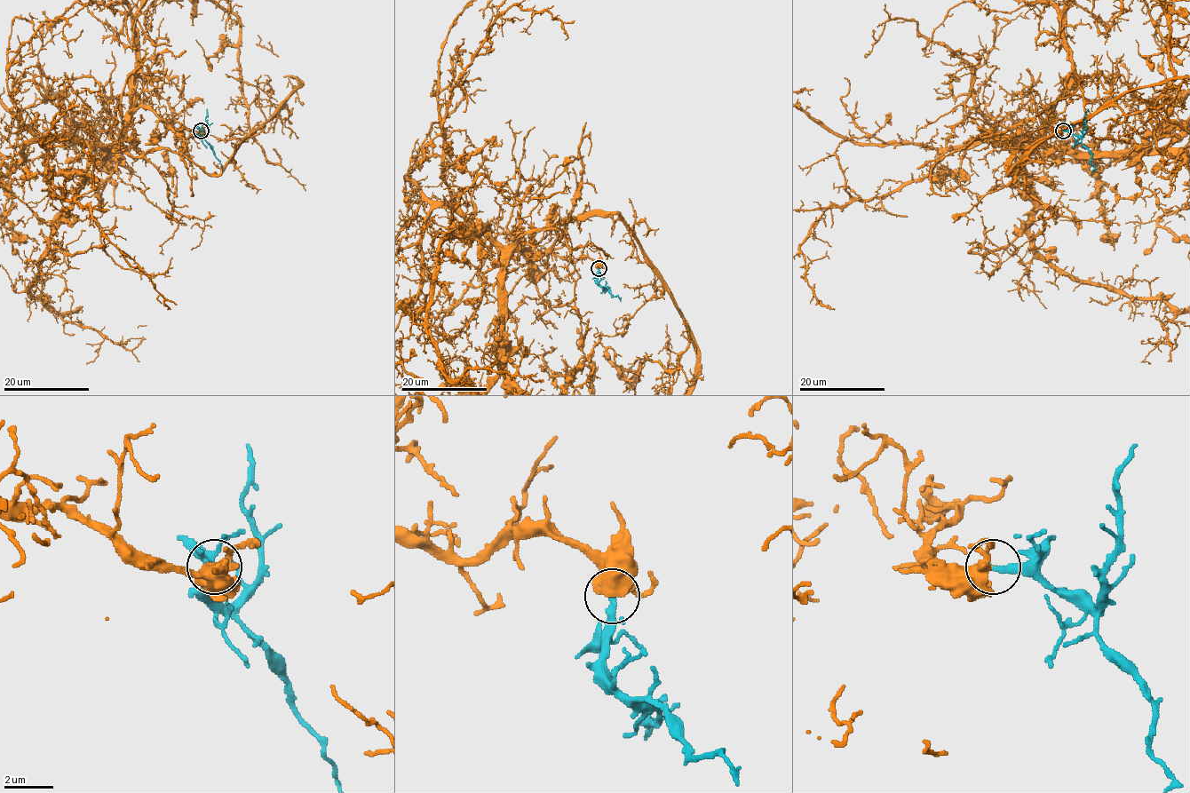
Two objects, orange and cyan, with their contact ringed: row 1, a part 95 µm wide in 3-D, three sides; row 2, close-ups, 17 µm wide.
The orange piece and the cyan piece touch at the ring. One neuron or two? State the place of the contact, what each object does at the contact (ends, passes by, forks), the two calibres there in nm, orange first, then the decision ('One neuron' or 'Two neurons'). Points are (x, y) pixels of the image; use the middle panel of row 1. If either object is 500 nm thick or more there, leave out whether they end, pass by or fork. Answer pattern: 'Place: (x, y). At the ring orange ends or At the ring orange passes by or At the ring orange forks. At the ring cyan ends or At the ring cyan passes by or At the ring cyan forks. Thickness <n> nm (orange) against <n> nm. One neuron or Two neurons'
Place: (598, 268). At the ring orange passes by. At the ring cyan ends. Thickness 360 nm (orange) against 280 nm. One neuron

